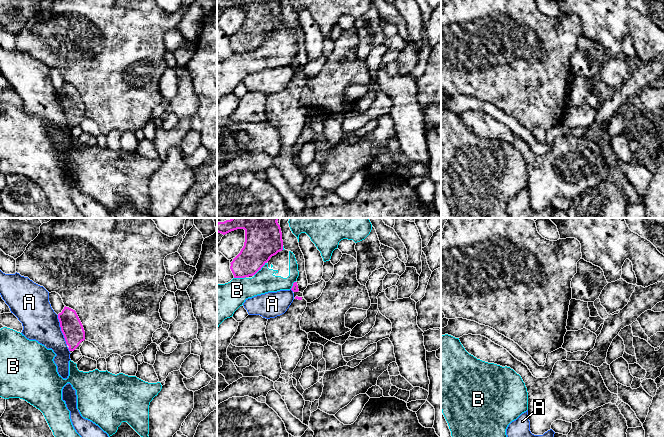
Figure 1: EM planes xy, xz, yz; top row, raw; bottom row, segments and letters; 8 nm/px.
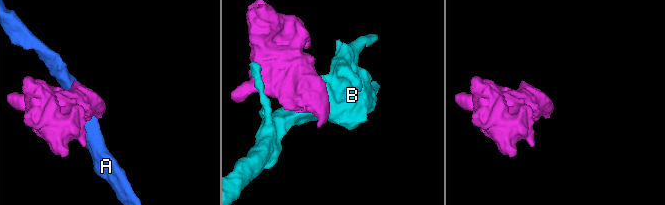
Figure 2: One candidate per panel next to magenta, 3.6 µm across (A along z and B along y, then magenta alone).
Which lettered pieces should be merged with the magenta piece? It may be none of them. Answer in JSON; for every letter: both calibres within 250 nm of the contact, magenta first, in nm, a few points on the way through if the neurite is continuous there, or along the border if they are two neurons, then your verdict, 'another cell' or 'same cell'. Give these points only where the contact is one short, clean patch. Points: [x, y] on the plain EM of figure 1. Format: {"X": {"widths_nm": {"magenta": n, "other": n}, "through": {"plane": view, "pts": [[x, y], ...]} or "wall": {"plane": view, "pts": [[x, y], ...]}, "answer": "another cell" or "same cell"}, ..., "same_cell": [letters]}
{"A": {"widths_nm": {"magenta": 170, "other": 280}, "answer": "another cell"}, "B": {"widths_nm": {"magenta": 280, "other": 190}, "answer": "another cell"}, "same_cell": []}

